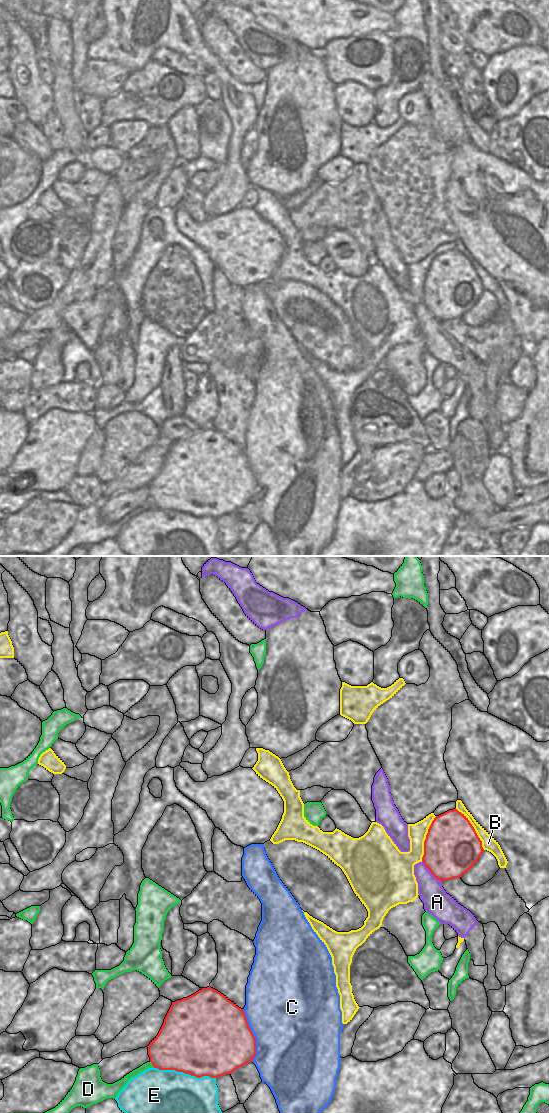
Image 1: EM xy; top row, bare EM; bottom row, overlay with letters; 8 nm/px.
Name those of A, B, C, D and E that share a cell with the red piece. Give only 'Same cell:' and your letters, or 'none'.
Same cell: none

